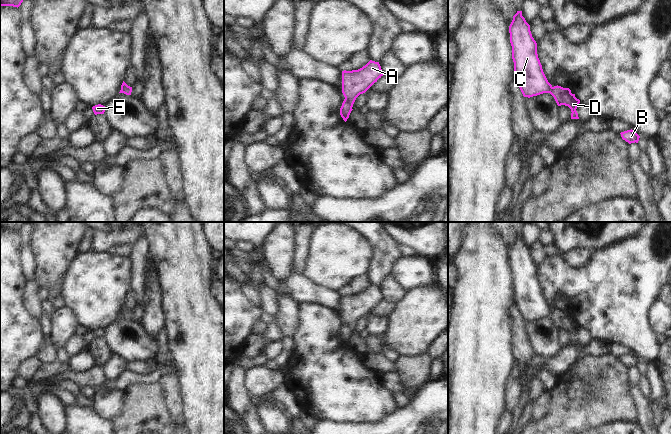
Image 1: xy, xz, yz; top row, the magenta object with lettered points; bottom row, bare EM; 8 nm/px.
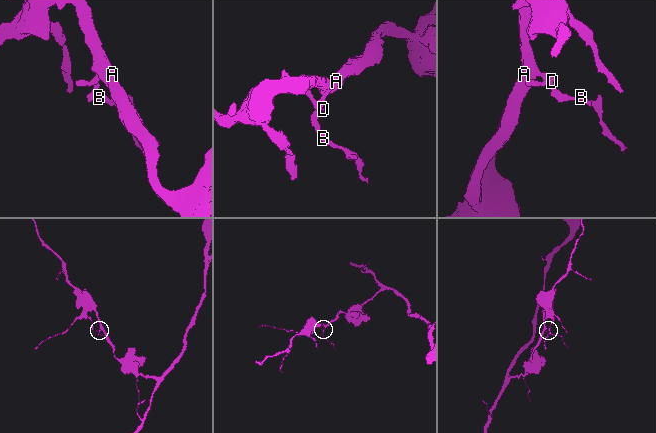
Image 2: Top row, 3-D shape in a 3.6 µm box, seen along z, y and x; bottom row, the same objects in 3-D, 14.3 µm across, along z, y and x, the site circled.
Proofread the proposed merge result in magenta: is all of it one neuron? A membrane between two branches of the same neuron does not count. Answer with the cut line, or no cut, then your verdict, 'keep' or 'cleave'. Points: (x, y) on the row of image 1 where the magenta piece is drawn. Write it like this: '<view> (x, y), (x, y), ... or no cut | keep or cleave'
xz (345, 98), (352, 104) | cleave

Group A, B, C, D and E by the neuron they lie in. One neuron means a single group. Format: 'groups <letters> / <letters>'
groups A C / B D E

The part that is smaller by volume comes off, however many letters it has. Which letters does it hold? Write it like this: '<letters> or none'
B, D, E

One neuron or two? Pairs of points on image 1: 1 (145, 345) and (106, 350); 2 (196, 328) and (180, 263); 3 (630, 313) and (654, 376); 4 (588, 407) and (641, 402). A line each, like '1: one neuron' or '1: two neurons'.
1: two neurons
2: one neuron
3: two neurons
4: two neurons

